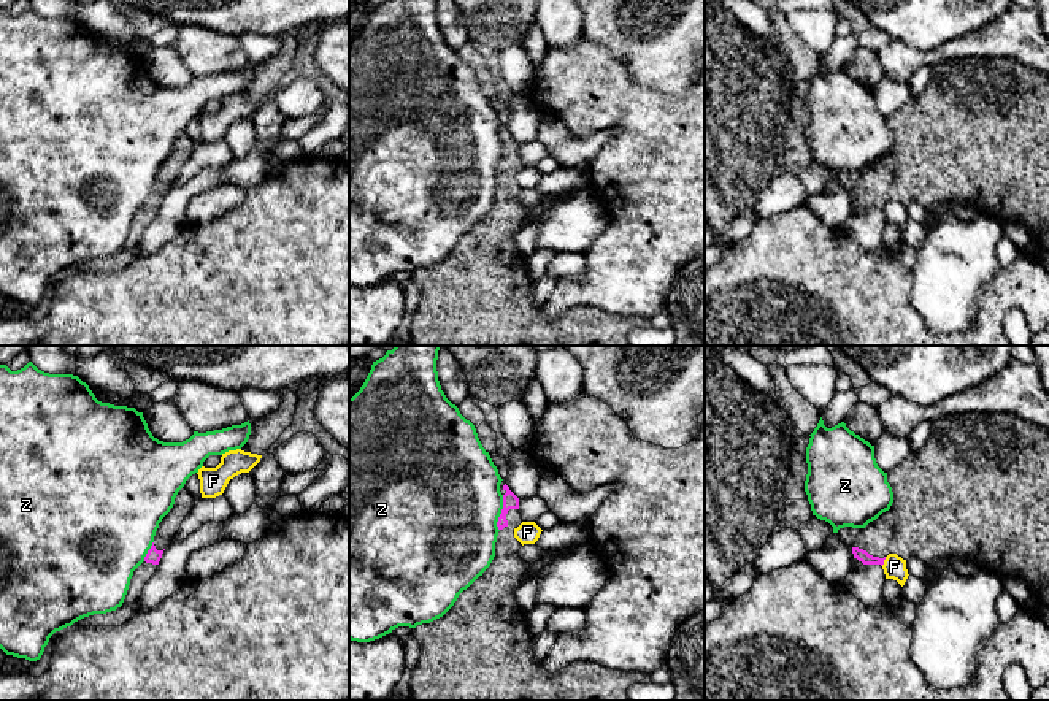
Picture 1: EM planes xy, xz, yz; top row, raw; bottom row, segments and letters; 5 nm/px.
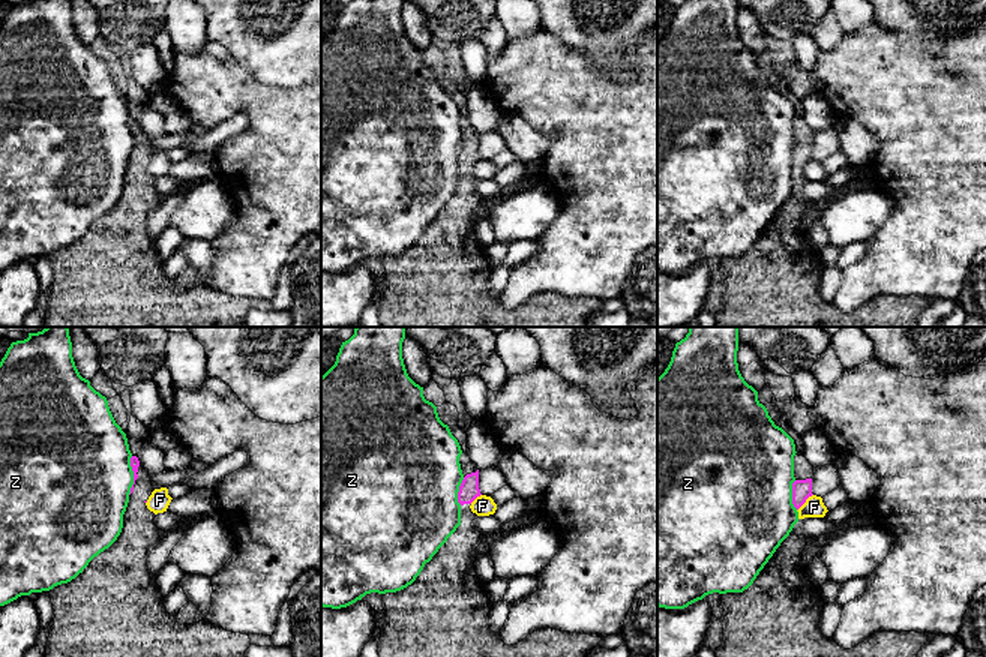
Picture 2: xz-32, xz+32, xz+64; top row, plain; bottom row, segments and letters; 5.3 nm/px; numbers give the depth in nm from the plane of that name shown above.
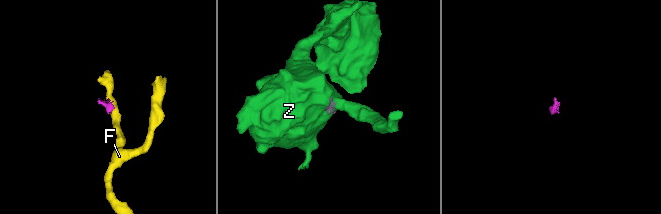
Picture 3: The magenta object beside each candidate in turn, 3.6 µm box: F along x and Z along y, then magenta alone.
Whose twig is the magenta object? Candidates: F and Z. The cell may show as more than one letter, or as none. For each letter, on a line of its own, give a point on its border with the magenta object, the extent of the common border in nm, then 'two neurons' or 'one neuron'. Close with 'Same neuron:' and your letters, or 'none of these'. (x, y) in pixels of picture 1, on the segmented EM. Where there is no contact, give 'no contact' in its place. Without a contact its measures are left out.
F: yz (883, 562) | 50 nm | two neurons
Z: xz (502, 513) | 190 nm | two neurons
Same neuron: none of these

